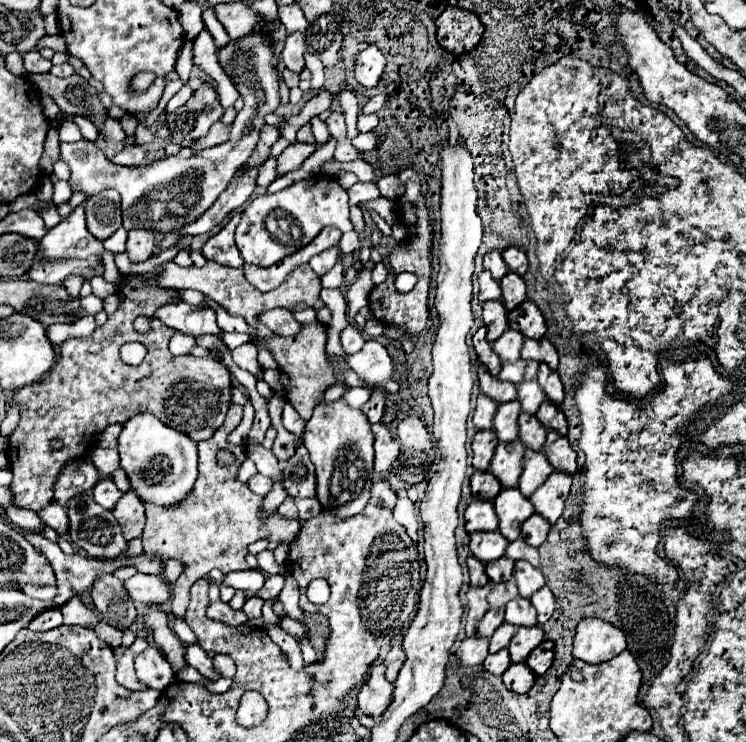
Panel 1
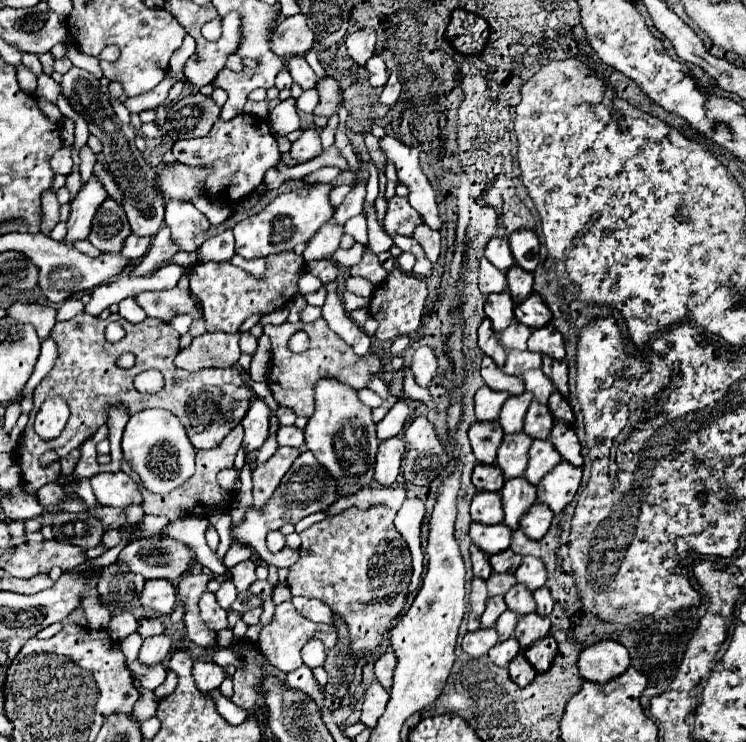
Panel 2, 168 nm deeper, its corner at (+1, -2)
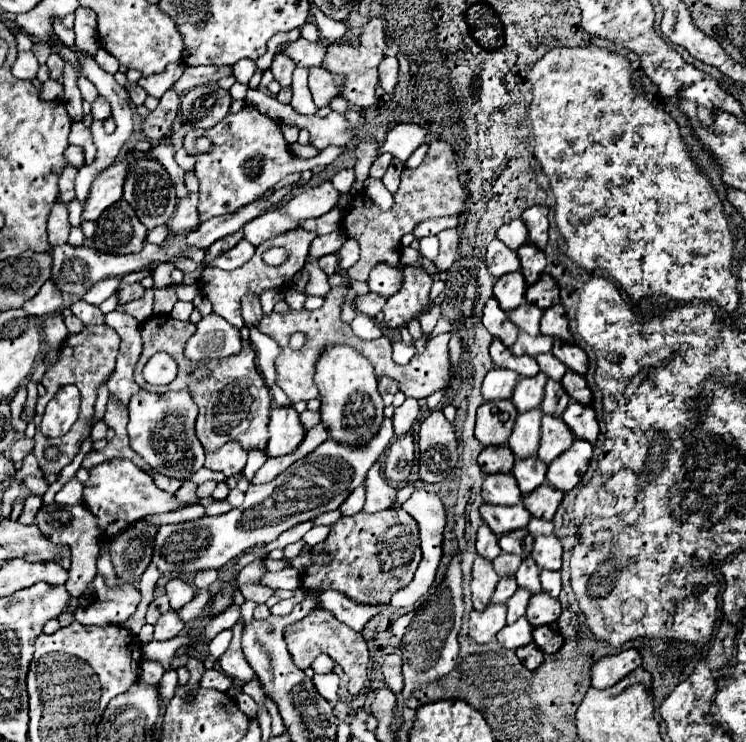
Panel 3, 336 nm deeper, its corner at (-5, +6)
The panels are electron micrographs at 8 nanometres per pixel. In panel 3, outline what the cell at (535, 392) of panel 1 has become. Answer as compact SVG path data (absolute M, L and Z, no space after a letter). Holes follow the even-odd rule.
M552 353L536 355L536 361L540 365L540 371L544 371L554 381L560 381L564 377L564 373L568 371L568 367L564 367L564 363L560 363Z

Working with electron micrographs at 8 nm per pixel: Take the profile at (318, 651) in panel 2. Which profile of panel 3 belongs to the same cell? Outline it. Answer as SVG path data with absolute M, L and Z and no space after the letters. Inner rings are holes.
M320 655L314 659L312 669L314 669L314 673L330 673L334 669L334 661L328 655Z

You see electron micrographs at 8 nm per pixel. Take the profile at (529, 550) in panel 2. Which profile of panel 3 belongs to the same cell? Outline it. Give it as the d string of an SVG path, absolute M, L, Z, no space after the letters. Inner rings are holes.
M532 517L526 529L530 531L530 535L532 535L532 537L552 535L552 531L554 531L554 523L552 523L552 521L546 521L546 519L536 519L536 517Z

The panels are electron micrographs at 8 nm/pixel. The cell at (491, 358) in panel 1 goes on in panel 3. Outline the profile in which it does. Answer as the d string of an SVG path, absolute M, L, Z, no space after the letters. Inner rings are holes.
M490 297L490 301L484 307L484 317L482 317L484 327L498 337L506 347L512 347L516 337L518 337L518 327L508 319L506 311L500 309L498 301L494 297Z

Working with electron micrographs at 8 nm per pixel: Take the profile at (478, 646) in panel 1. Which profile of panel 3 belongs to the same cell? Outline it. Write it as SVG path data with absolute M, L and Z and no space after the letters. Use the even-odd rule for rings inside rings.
M490 603L484 611L470 613L470 637L476 643L488 643L506 625L506 605Z

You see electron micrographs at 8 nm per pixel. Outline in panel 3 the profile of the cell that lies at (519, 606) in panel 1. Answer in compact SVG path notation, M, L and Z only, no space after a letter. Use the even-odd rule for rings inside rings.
M532 557L522 559L522 565L516 571L516 581L518 581L520 587L524 587L524 589L528 589L532 593L542 591L542 587L540 587L540 569L536 567Z

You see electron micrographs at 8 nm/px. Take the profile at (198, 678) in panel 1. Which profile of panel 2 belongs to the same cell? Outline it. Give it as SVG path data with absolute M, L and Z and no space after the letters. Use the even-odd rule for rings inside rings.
M218 689L218 691L208 691L208 693L204 693L204 695L206 695L206 697L210 697L210 699L214 699L218 713L220 713L228 723L238 725L238 723L242 723L242 721L246 719L246 715L248 715L248 713L246 713L244 709L236 707L228 697L224 697L220 689Z

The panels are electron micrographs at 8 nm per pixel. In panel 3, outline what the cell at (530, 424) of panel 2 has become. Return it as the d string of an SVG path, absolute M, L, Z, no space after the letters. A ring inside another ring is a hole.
M548 379L546 391L544 391L544 401L540 405L542 413L560 417L564 413L564 409L568 407L568 403L570 403L570 395L564 391L562 383L554 381L554 379Z

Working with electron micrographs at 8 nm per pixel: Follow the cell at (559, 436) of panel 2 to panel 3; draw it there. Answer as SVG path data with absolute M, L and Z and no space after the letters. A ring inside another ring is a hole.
M570 401L570 407L562 413L562 419L566 421L566 425L574 431L574 435L578 439L584 439L584 441L590 441L590 443L596 441L598 421L596 421L596 413L594 413L592 405L584 407L582 403Z

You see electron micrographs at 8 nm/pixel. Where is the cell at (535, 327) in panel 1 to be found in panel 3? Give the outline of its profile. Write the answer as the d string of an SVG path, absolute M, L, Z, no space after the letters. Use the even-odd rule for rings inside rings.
M544 273L534 285L528 287L526 301L536 305L536 307L540 307L540 309L548 309L548 307L560 303L558 283L548 273Z

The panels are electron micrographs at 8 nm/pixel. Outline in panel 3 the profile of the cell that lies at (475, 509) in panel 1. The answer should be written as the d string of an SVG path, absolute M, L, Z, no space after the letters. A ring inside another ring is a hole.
M494 473L484 479L482 499L492 505L518 505L522 501L520 489L512 473Z

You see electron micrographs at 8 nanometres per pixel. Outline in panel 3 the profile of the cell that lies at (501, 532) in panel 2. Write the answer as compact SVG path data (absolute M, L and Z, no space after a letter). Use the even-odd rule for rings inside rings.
M484 503L480 507L480 515L482 515L484 523L498 537L508 531L514 531L514 529L524 529L532 517L530 511L522 507L522 503L518 503L516 507L496 507L496 505Z

